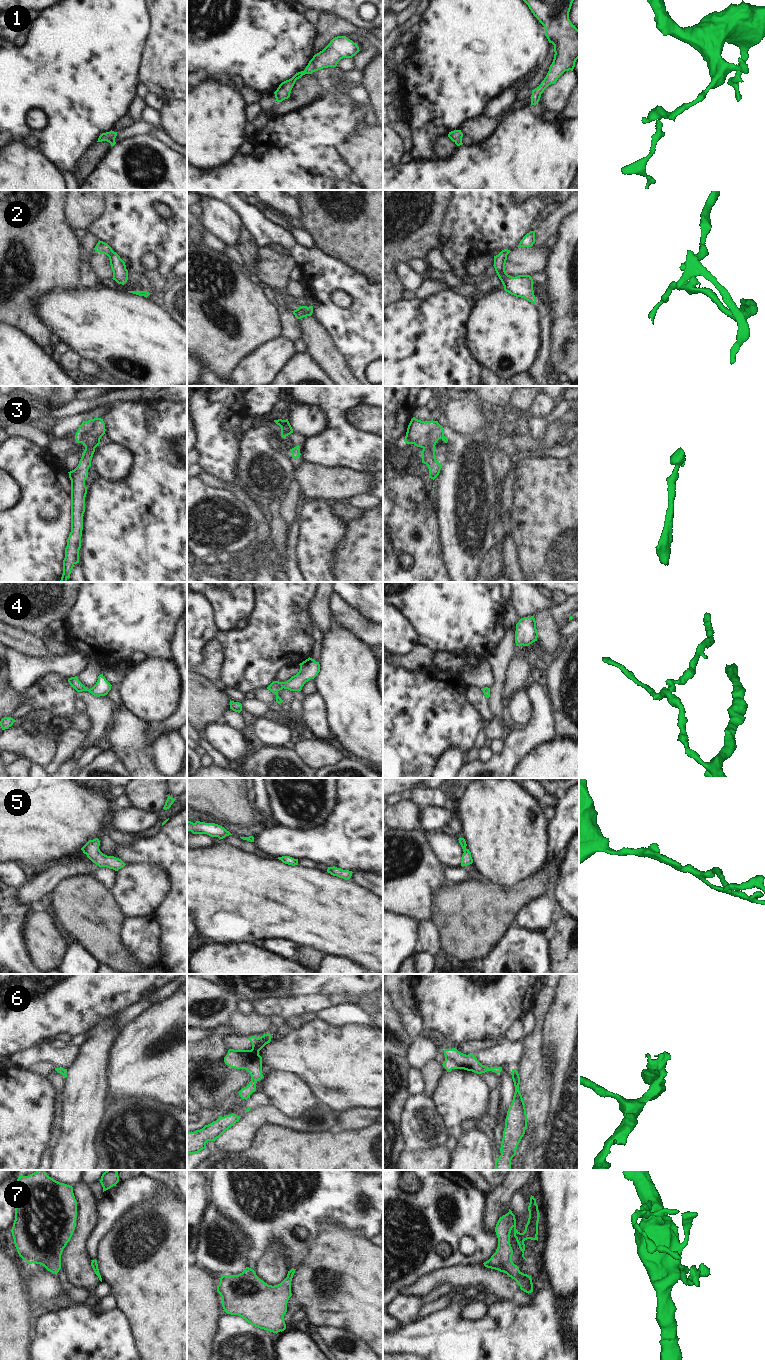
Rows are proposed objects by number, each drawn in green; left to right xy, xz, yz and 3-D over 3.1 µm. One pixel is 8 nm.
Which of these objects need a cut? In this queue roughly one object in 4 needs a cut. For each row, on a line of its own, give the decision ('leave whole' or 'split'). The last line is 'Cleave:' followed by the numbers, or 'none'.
1: leave whole
2: leave whole
3: leave whole
4: leave whole
5: leave whole
6: leave whole
7: leave whole
Cleave: none

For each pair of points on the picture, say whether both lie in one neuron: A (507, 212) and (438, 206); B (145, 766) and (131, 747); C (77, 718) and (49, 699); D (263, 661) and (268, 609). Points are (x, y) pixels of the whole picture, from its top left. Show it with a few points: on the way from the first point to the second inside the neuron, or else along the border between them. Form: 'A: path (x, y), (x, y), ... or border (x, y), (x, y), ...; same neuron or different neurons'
A: border (451, 200), (441, 230); different neurons
B: path (140, 761), (134, 752); same neuron
C: path (70, 711), (56, 699); same neuron
D: path (263, 648), (267, 642), (268, 622); same neuron

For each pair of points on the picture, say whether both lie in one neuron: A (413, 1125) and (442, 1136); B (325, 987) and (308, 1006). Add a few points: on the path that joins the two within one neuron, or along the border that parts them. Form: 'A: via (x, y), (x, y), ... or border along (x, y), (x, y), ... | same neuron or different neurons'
A: via (420, 1126), (435, 1133) | same neuron
B: border along (340, 992), (334, 995), (293, 996) | different neurons

